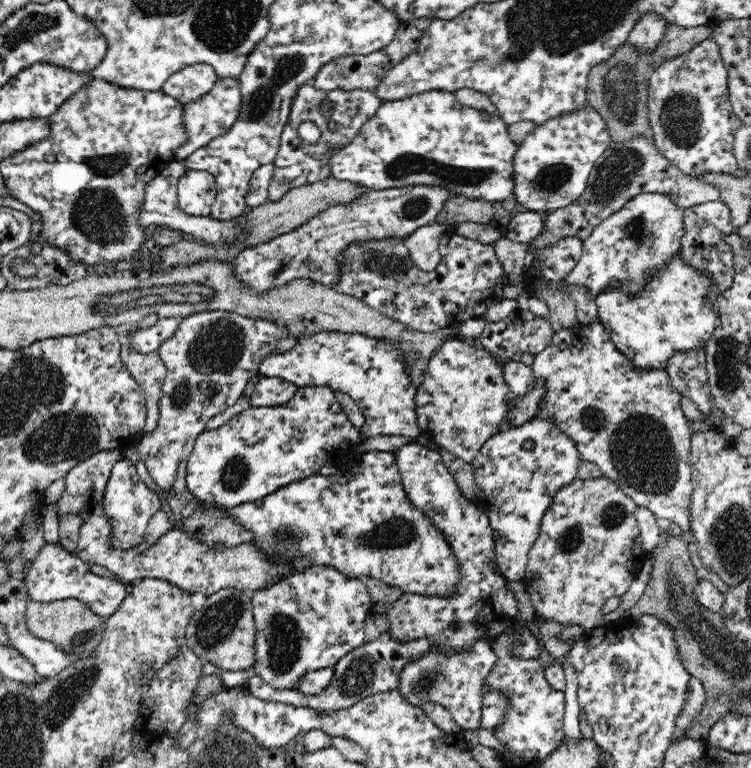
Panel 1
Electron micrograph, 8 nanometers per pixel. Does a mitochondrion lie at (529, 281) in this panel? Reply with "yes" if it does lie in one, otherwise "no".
no

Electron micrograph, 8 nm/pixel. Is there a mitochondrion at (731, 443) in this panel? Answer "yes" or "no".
no

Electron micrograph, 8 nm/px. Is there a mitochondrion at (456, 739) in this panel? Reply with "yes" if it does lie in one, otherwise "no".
no

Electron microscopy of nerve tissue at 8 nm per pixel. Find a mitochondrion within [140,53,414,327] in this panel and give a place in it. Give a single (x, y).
(384, 262)

